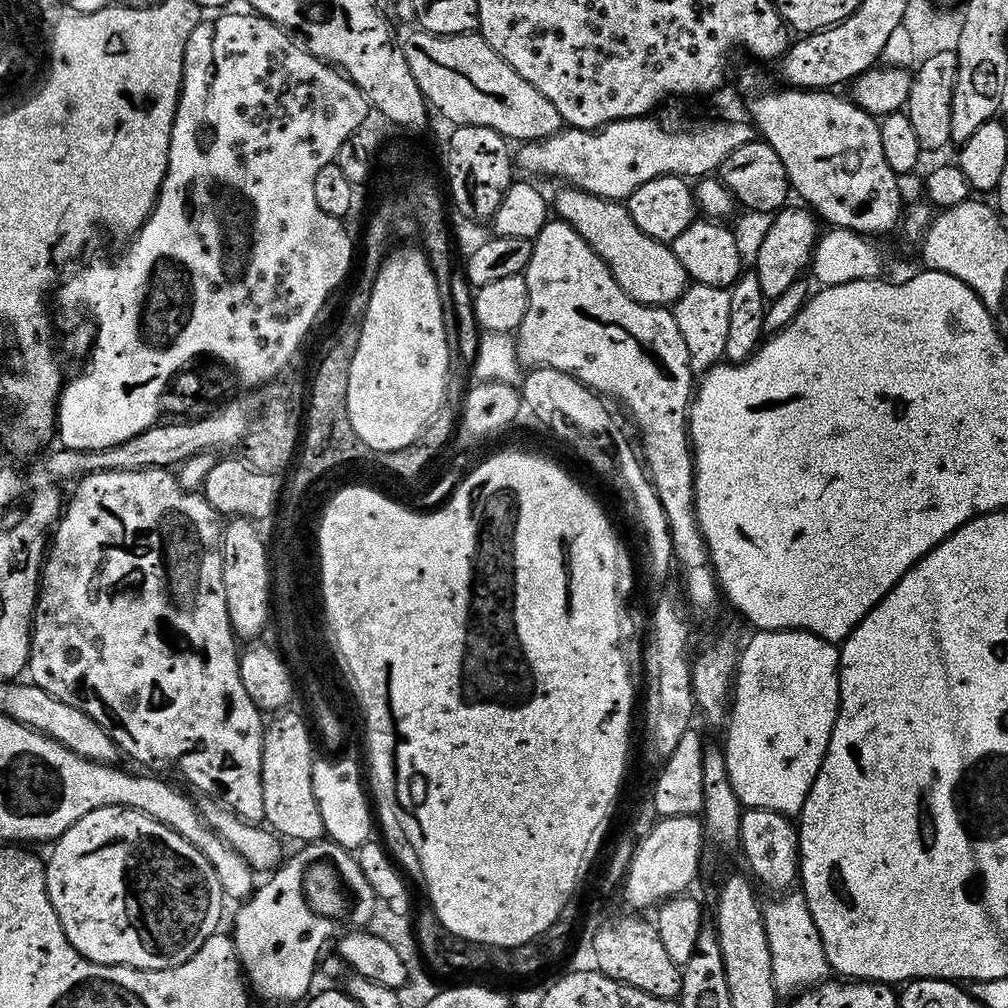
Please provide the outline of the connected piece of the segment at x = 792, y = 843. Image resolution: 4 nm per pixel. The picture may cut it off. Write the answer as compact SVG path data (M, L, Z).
M744 808L740 814L739 851L744 852L745 858L748 859L753 872L751 875L756 875L772 894L783 893L797 883L800 837L797 825L782 813L761 808Z

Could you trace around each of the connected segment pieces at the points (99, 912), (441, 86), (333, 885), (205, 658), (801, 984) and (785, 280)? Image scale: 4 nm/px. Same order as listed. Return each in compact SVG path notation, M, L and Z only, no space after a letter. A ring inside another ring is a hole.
M102 806L90 810L78 822L71 824L62 835L56 837L51 845L52 853L46 856L44 866L44 881L46 882L46 894L50 898L50 906L54 906L54 914L58 914L58 922L62 922L62 930L66 938L88 960L99 964L124 964L127 968L144 968L146 970L162 970L173 968L182 962L189 960L196 951L206 942L206 938L217 935L220 924L220 915L224 912L226 897L220 888L218 874L214 874L214 866L194 847L186 838L182 838L174 830L162 826L154 818L147 816L145 812L139 812L133 808L118 806Z
M416 30L408 41L403 41L402 47L406 62L410 66L410 74L414 74L414 82L418 82L429 105L435 111L437 108L449 120L449 125L486 126L512 142L545 140L547 136L561 131L562 121L558 110L554 110L548 99L538 94L538 90L534 90L534 86L530 86L526 78L517 74L479 34L436 36L432 32Z
M313 842L297 849L265 879L269 880L261 888L259 885L237 907L241 908L236 912L234 931L236 957L240 959L242 975L251 991L264 1000L300 1002L309 995L308 987L312 984L312 975L318 972L318 961L322 956L320 947L324 940L331 941L337 935L336 919L344 912L344 888L340 885L340 876L357 882L364 879L355 855L339 844ZM304 884L320 884L320 904L308 897L308 888Z
M147 466L138 469L108 470L85 474L76 483L62 515L56 521L50 543L40 569L40 587L36 593L36 609L32 612L32 644L28 648L26 669L31 683L37 684L54 698L82 710L98 726L107 730L109 738L121 753L133 756L140 764L157 764L160 768L177 768L194 787L215 798L244 820L260 822L262 810L262 746L264 729L261 709L242 686L237 637L232 631L226 606L224 585L224 553L222 551L222 517L206 502L203 493L182 487L179 477L167 467Z
M792 890L787 894L777 895L768 905L763 905L762 911L777 993L796 994L821 983L829 975L830 969L824 943L818 934L818 926L814 926L814 918L810 914L803 891Z
M785 206L771 217L772 225L764 232L760 245L756 248L756 265L754 271L758 286L765 298L776 297L796 279L805 275L809 267L812 250L818 239L818 220L807 207L792 208Z

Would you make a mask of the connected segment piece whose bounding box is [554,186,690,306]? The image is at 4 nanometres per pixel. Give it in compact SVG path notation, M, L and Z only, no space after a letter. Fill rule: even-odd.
M564 186L554 200L554 212L559 219L565 220L604 260L614 282L626 290L630 298L639 304L672 306L690 284L682 262L674 258L671 247L665 241L650 238L634 226L627 207L618 200L603 200L579 188Z

